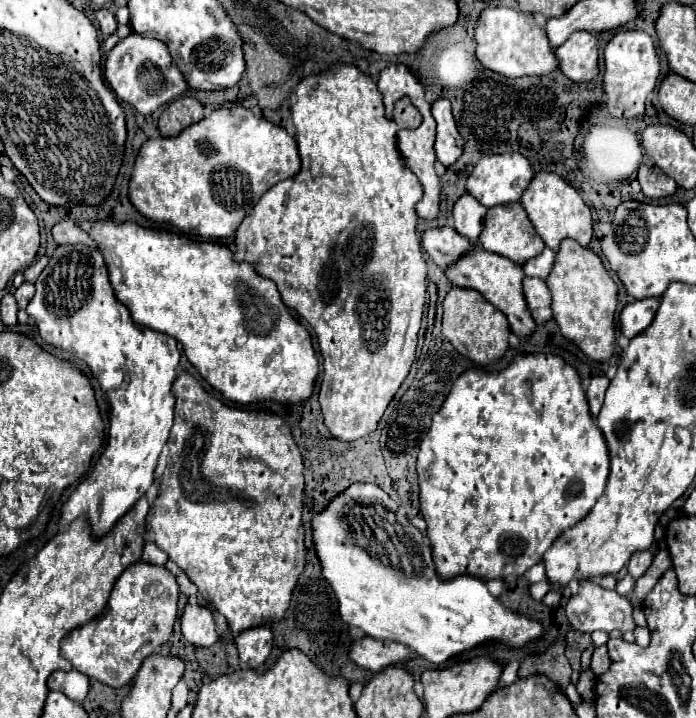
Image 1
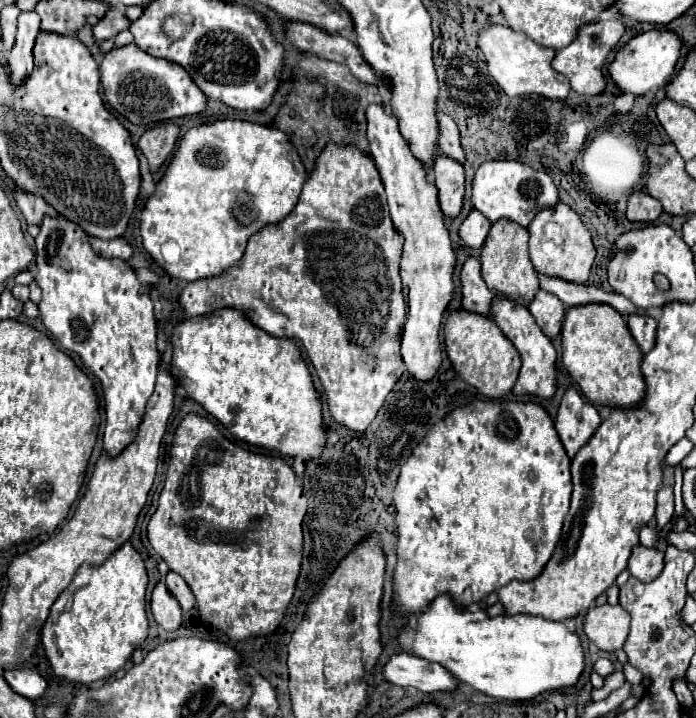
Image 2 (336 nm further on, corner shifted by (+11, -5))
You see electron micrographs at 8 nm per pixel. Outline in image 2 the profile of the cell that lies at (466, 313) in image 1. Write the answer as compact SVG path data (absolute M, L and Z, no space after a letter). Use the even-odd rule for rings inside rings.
M469 310L451 312L445 324L445 348L457 374L467 384L475 386L483 396L501 398L513 390L519 376L521 358L493 320Z

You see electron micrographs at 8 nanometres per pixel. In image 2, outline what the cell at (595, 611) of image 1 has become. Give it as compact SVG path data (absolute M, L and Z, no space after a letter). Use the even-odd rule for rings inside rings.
M619 604L617 606L595 606L587 610L583 630L587 638L605 652L621 650L629 634L631 616Z

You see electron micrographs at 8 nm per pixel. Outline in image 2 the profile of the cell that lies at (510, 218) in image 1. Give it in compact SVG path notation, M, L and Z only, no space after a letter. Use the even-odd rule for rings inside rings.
M501 220L491 226L491 232L481 248L481 258L479 258L481 274L489 290L521 306L529 306L535 294L539 292L539 278L537 278L537 272L533 272L533 264L529 264L527 242L529 242L527 228L521 228L511 220Z

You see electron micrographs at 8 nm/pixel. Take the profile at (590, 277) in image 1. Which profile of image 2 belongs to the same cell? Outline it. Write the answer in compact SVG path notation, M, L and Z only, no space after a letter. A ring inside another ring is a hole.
M605 304L567 308L561 344L565 368L591 402L611 408L633 408L643 402L647 390L641 374L643 352L633 340L627 322L619 312L605 308Z

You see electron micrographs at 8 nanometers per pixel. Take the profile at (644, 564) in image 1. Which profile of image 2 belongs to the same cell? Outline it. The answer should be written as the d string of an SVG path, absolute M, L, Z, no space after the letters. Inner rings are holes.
M635 546L629 558L629 572L641 582L651 582L661 574L663 564L665 564L665 552L657 548Z

